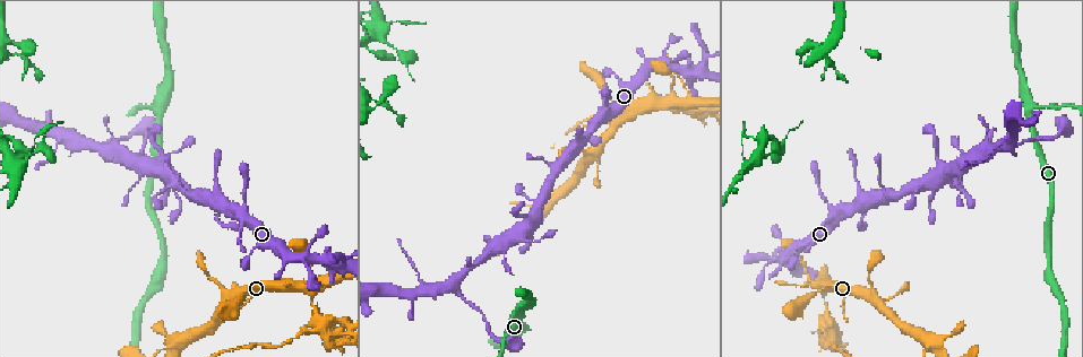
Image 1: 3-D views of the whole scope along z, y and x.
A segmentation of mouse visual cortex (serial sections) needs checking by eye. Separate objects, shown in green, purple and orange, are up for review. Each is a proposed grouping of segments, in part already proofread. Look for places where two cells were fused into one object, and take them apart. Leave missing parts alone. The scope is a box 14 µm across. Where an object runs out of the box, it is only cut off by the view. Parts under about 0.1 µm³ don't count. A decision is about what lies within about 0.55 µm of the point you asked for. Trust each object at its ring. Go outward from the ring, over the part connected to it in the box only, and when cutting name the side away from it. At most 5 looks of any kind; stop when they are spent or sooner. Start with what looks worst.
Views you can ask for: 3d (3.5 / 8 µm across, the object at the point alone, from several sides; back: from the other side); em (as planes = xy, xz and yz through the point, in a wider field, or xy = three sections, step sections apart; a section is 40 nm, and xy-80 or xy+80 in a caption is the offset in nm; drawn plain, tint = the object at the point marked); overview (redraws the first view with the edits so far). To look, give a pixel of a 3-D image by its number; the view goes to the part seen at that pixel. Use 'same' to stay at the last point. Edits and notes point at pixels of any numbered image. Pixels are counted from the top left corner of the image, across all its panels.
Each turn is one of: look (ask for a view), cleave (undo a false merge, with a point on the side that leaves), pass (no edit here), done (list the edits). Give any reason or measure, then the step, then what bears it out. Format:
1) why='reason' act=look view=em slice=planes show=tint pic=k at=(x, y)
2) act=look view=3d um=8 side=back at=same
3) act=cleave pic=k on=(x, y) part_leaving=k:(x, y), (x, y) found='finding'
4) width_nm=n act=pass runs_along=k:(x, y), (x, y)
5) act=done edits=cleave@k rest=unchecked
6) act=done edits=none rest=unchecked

why='looks like a crossing' act=look view=3d um=8 pic=1 at=(828, 326)

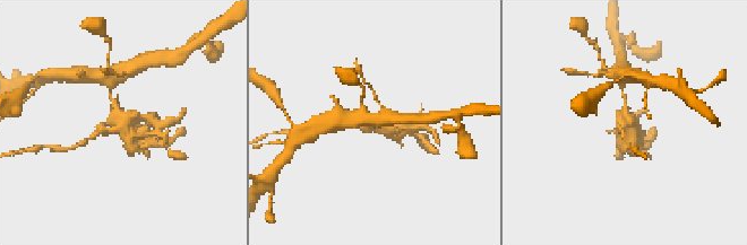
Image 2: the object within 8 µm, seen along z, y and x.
act=look view=em slice=planes show=tint pic=2 at=(121, 123)

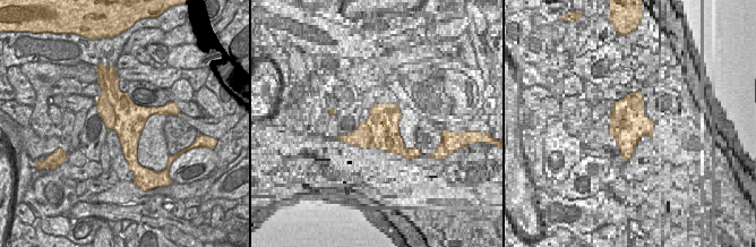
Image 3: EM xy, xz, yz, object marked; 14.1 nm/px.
width_nm=500 act=cleave pic=2 on=(623, 141) border=3:(103, 87), (116, 117), (113, 128) found='two cells meet here'

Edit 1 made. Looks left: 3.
why='three arms meet' act=look view=3d um=3.5 pic=1 at=(1028, 111)

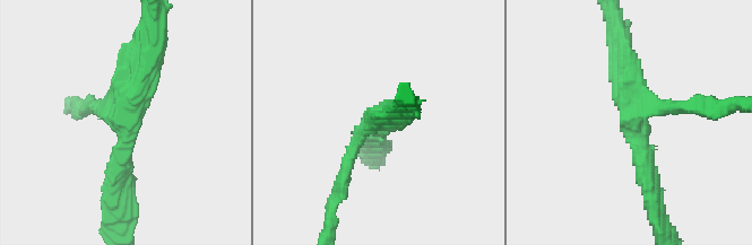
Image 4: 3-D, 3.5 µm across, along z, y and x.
arms=3 arm_widths_nm=200,250,350 act=look view=em slice=xy step=3 show=tint pic=4 at=(634, 114)

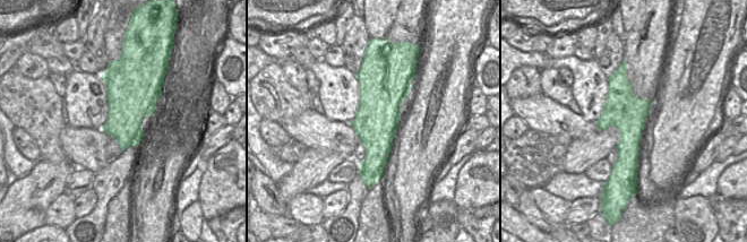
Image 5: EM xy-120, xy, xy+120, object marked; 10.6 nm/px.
act=pass runs_along=4:(654, 187), (633, 129), (622, 45) found='all the same cell'

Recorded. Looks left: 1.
act=done edits=cleave@2 rest=unchecked

